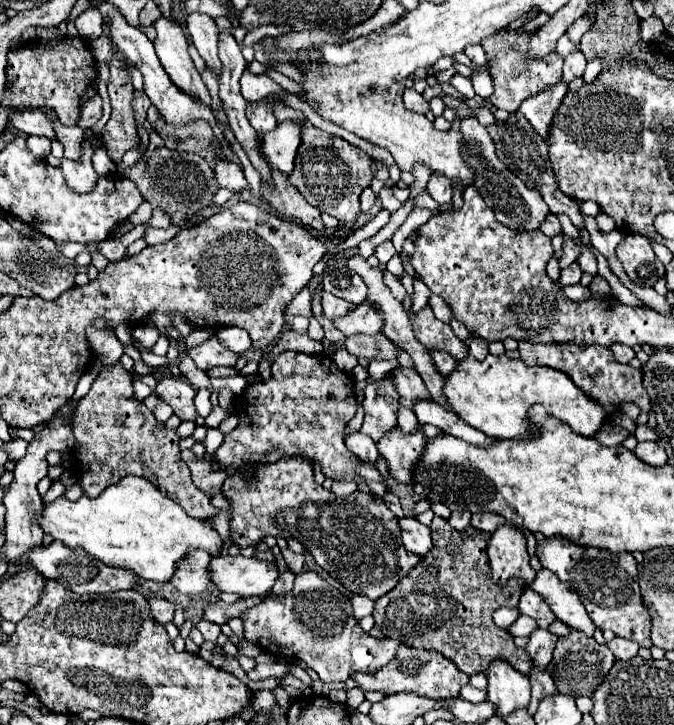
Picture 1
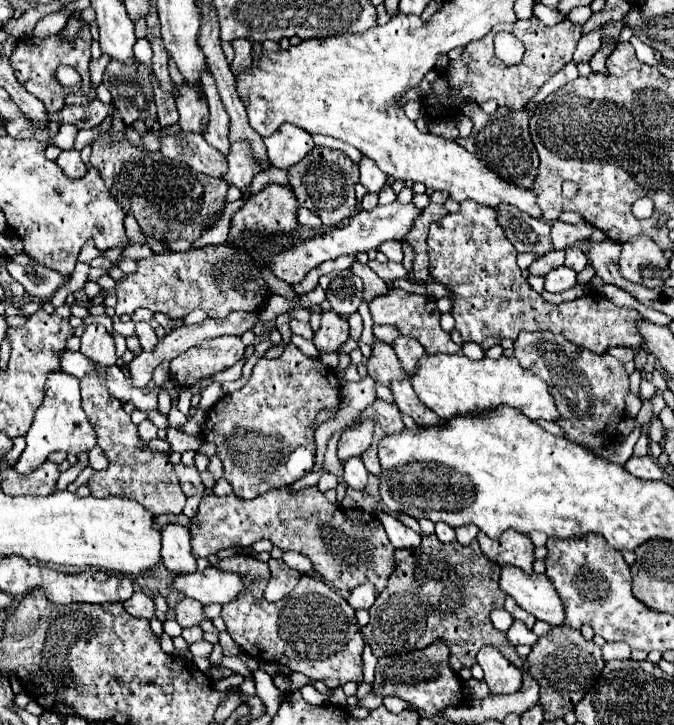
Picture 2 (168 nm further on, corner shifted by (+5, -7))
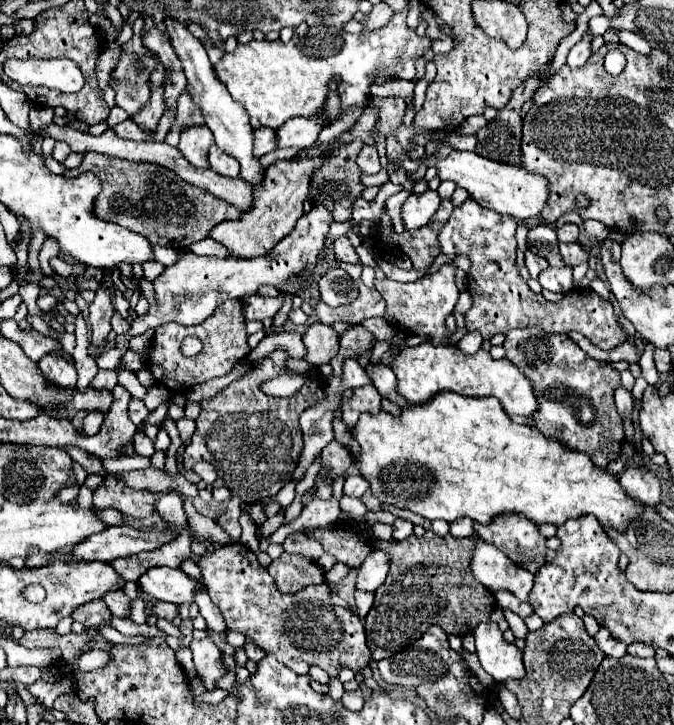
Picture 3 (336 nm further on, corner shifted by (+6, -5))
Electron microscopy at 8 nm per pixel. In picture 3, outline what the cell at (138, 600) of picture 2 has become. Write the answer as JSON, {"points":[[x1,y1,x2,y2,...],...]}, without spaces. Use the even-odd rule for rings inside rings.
{"points":[[115,590,111,594,105,594,103,600,105,600,107,608,113,612,113,616,129,618,129,614,131,614,131,600,127,598,127,594,123,590]]}

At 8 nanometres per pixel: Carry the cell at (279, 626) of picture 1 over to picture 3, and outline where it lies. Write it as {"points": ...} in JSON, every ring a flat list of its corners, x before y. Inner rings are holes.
{"points":[[239,542,205,554,197,564,207,592,221,610,227,628,253,640,263,652,277,656,277,660,293,672,307,674,311,666,319,666,329,678,337,678,341,668,351,668,359,674,369,664,371,652,365,644,363,622,351,610,333,604,333,592,327,582,307,586,295,594,281,594,271,582,267,568]]}

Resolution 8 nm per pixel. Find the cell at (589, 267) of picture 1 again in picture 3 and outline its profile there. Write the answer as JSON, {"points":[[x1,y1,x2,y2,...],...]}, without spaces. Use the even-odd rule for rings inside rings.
{"points":[[559,242,559,252,563,256,563,262,565,266,579,266,579,264,587,264,589,260,589,254,585,252,585,248,575,242,575,244,565,244,565,242]]}

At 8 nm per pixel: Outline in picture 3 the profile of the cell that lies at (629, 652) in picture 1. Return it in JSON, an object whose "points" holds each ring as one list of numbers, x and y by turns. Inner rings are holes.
{"points":[[601,628,601,630,595,634,595,642,597,642,597,646,599,646,607,656,611,656,611,658,621,658,621,656,627,654,627,644,619,642,619,640,613,640,611,634,609,634,609,630,605,630,605,628]]}

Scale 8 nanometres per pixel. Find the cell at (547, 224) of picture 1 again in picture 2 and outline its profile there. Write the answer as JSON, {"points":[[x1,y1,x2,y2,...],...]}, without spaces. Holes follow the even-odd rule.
{"points":[[556,220,552,224,552,244,556,250,564,250,568,246,574,246,586,238,590,238,594,226,586,224,586,222,578,222,578,224,566,224]]}

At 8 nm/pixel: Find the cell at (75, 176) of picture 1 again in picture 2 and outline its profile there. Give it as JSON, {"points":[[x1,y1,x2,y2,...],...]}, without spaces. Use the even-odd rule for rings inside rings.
{"points":[[64,150,58,158,56,158,56,164,66,172,66,176,70,178,78,178,78,176,84,176,86,174,86,166,84,162,80,160,80,152,78,150]]}

